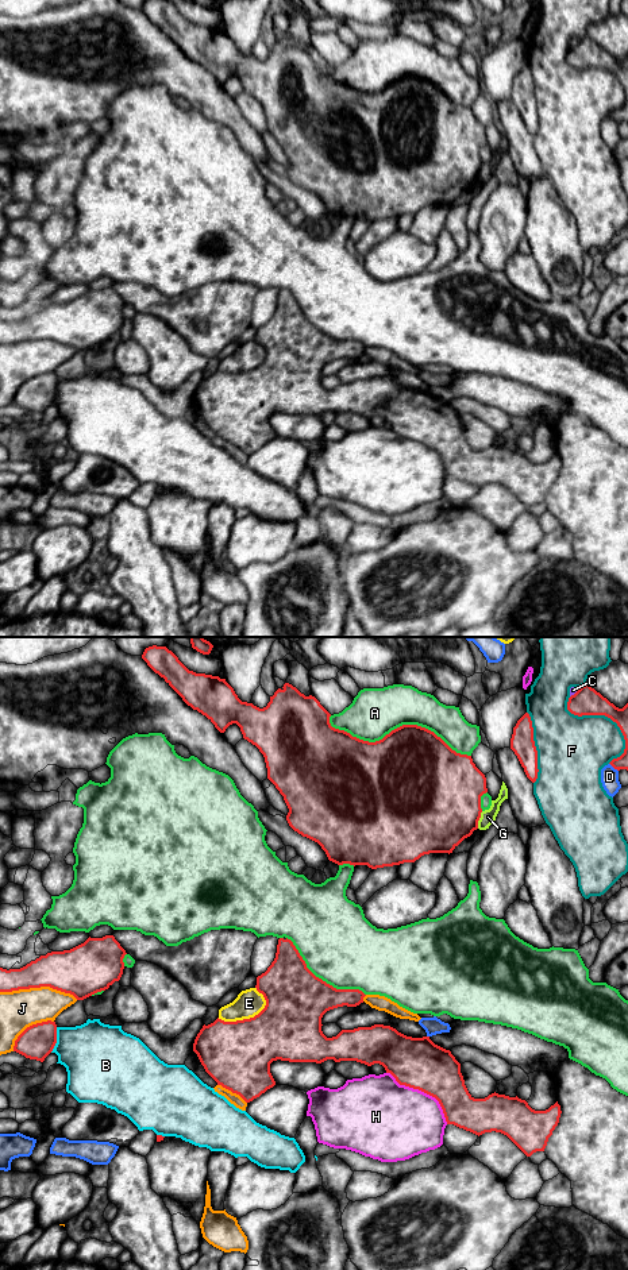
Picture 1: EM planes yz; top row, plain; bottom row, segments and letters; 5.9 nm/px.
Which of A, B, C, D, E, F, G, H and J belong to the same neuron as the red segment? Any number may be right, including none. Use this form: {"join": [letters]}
{"join": ["G"]}

